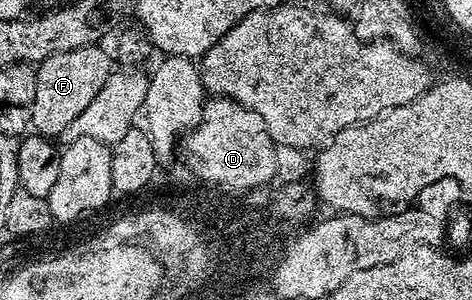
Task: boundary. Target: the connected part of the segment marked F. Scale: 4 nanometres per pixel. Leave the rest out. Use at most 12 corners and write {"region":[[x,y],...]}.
{"region":[[91,44],[36,68],[31,127],[59,137],[114,64]]}

